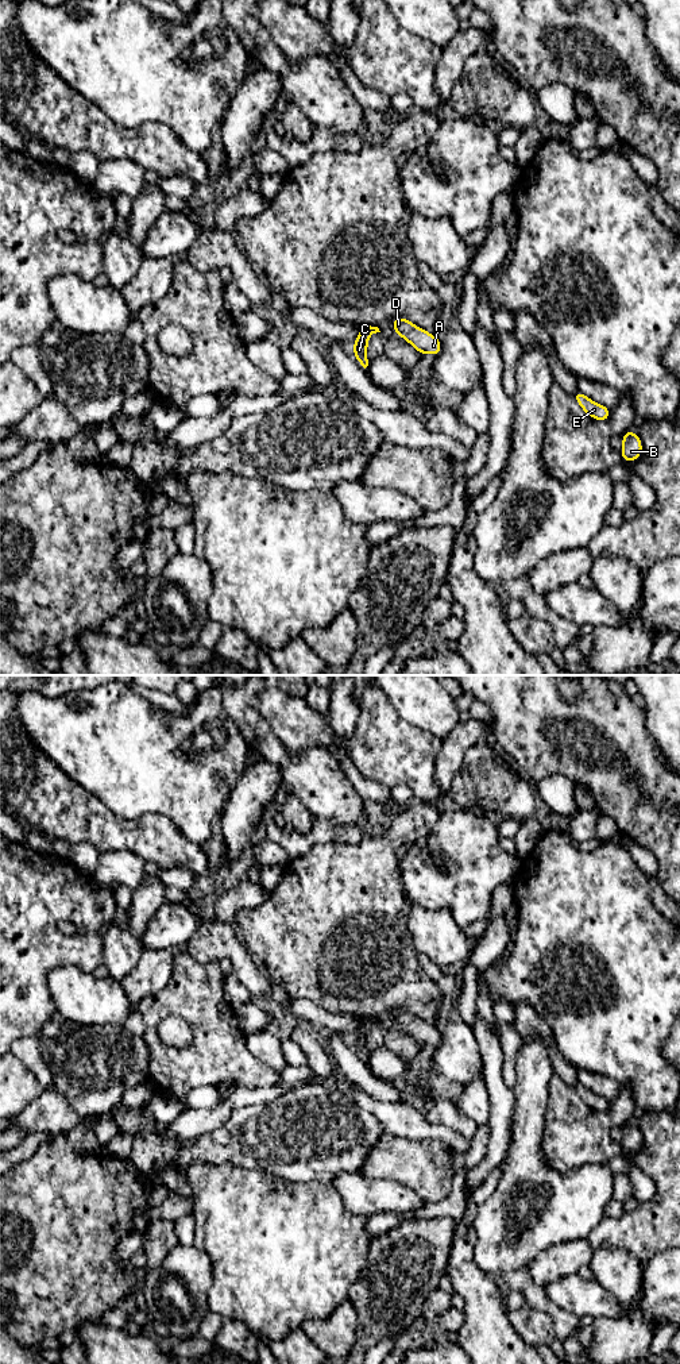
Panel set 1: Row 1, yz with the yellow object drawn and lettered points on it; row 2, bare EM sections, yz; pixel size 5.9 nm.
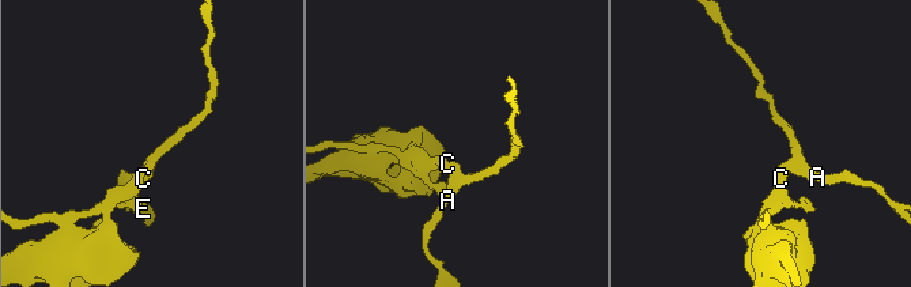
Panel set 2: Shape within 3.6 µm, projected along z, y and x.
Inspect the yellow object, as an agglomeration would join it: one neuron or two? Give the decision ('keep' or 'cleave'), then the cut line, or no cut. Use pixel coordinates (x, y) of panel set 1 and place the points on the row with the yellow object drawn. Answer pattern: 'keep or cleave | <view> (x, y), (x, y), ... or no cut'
cleave | yz (362, 328), (370, 334)

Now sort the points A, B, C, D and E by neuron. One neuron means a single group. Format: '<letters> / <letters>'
A B D E / C

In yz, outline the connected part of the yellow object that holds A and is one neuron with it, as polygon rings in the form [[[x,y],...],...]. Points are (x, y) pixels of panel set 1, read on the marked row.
[[[405,317],[394,319],[393,330],[397,335],[410,343],[420,354],[433,354],[436,357],[441,351],[441,342],[434,335],[414,325]]]

